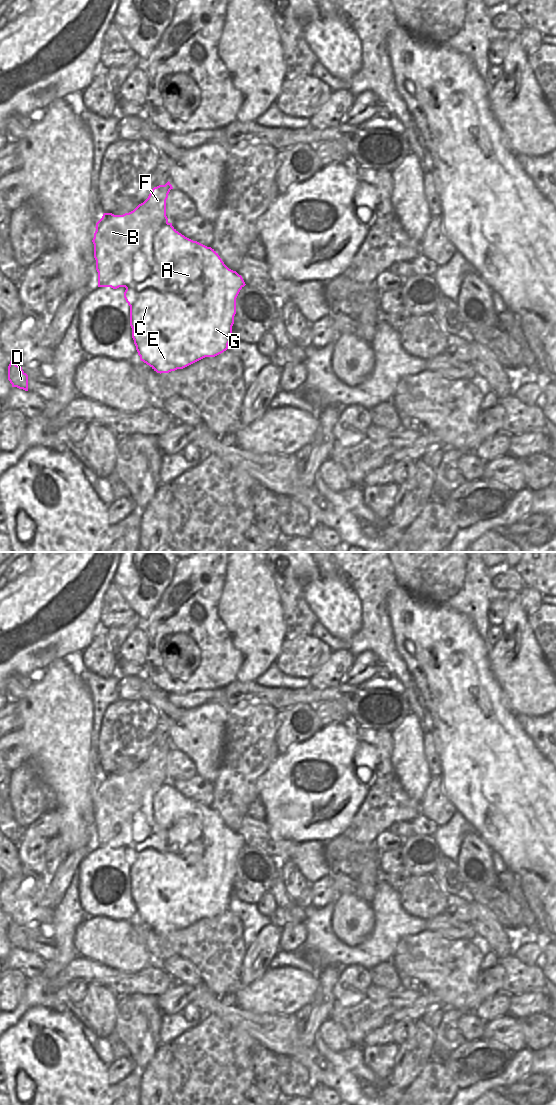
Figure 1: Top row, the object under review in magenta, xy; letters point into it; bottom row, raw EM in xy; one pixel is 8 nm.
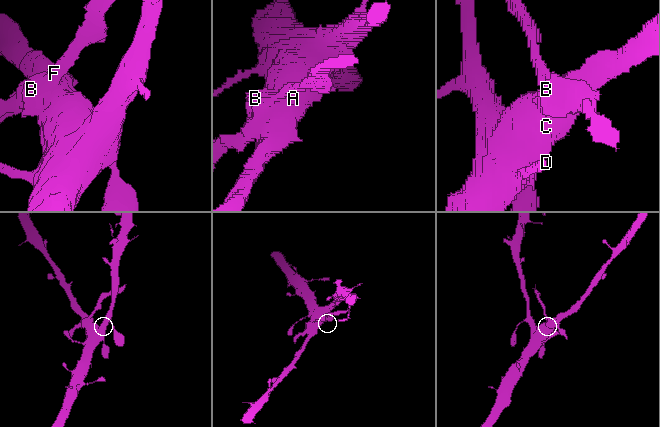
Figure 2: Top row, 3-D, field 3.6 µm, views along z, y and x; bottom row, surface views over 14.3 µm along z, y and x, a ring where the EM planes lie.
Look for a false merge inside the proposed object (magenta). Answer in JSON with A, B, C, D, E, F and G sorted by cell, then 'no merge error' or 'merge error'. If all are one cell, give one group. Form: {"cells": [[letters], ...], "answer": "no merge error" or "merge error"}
{"cells": [["A", "C", "D", "E", "G"], ["B", "F"]], "answer": "merge error"}

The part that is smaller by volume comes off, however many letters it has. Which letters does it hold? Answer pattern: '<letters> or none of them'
B, F.

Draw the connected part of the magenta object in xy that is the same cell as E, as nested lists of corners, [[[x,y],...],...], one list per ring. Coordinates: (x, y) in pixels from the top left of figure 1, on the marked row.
[[[172,223],[163,225],[154,236],[154,258],[162,272],[124,292],[130,306],[132,338],[140,360],[161,374],[183,369],[205,357],[215,357],[226,351],[233,334],[236,298],[246,285],[242,276],[229,269],[214,249],[185,237]]]

